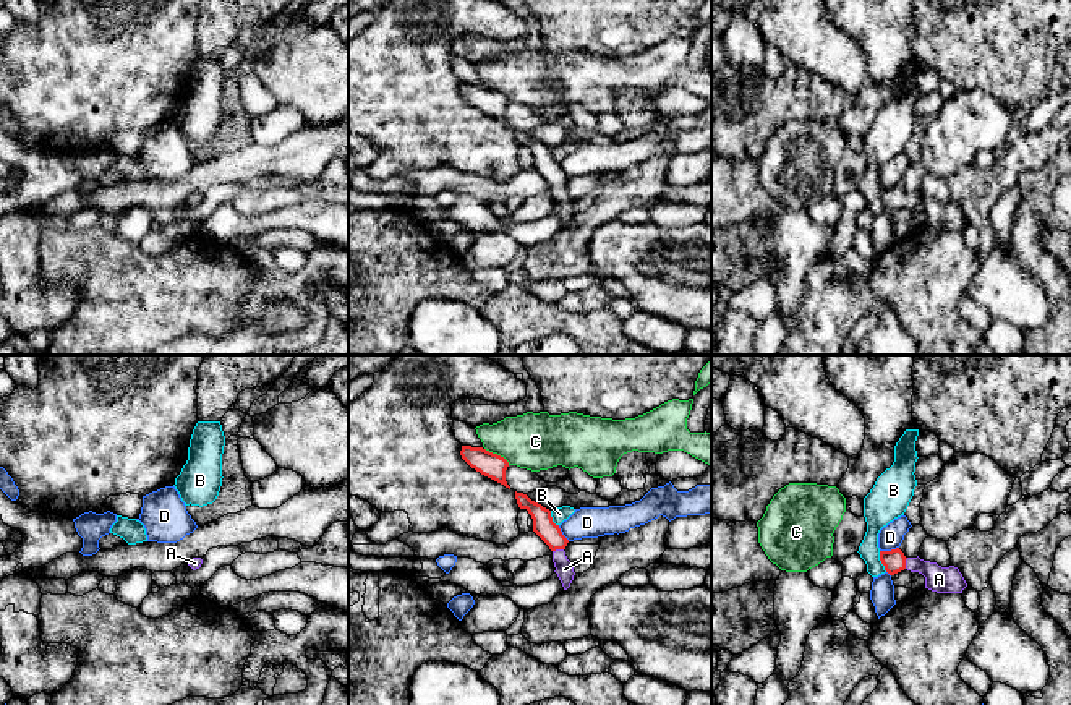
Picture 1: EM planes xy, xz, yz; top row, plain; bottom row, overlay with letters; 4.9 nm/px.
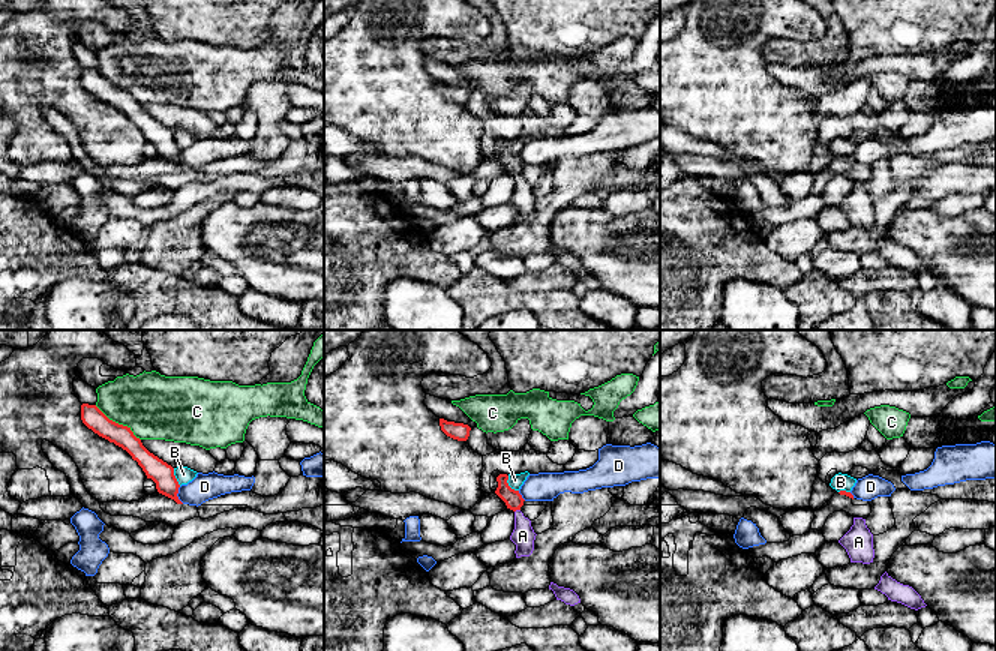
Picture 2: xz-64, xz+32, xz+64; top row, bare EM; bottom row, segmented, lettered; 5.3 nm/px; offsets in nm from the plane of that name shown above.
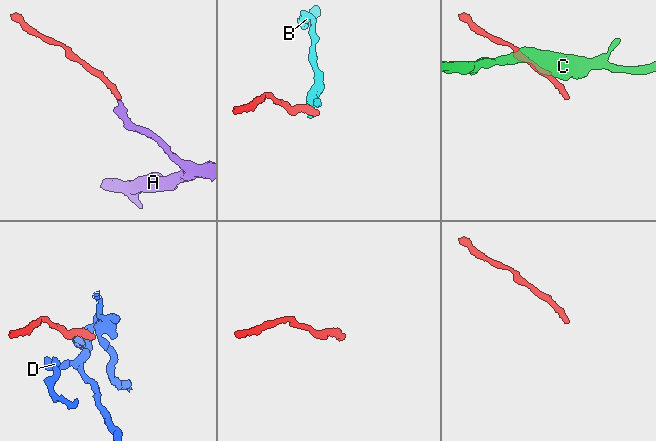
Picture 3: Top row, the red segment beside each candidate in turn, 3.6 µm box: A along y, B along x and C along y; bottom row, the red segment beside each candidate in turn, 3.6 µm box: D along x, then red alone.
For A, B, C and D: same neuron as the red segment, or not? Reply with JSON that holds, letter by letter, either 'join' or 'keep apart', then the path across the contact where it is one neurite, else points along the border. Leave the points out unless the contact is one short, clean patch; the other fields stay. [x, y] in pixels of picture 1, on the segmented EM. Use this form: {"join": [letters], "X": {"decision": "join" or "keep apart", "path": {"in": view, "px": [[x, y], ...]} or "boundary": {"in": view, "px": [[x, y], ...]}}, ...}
{"join": ["A"], "A": {"decision": "join", "path": {"in": "xz", "px": [[543, 525], [558, 548], [564, 569]]}}, "B": {"decision": "keep apart", "boundary": {"in": "yz", "px": [[878, 551], [878, 559], [887, 571]]}}, "C": {"decision": "keep apart"}, "D": {"decision": "keep apart", "boundary": {"in": "yz", "px": [[898, 546], [880, 551]]}}}

